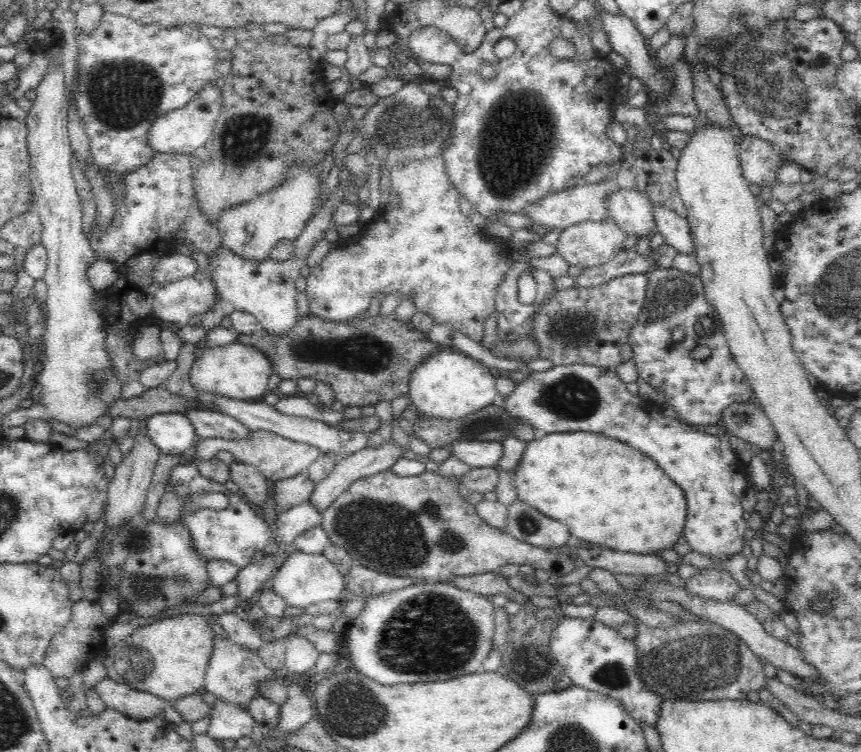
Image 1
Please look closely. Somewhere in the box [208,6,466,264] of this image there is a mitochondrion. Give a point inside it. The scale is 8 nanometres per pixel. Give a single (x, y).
(409, 119)

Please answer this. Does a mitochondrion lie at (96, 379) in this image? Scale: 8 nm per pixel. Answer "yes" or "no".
yes

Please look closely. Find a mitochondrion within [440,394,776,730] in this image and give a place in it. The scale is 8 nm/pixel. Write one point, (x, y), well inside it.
(709, 662)

